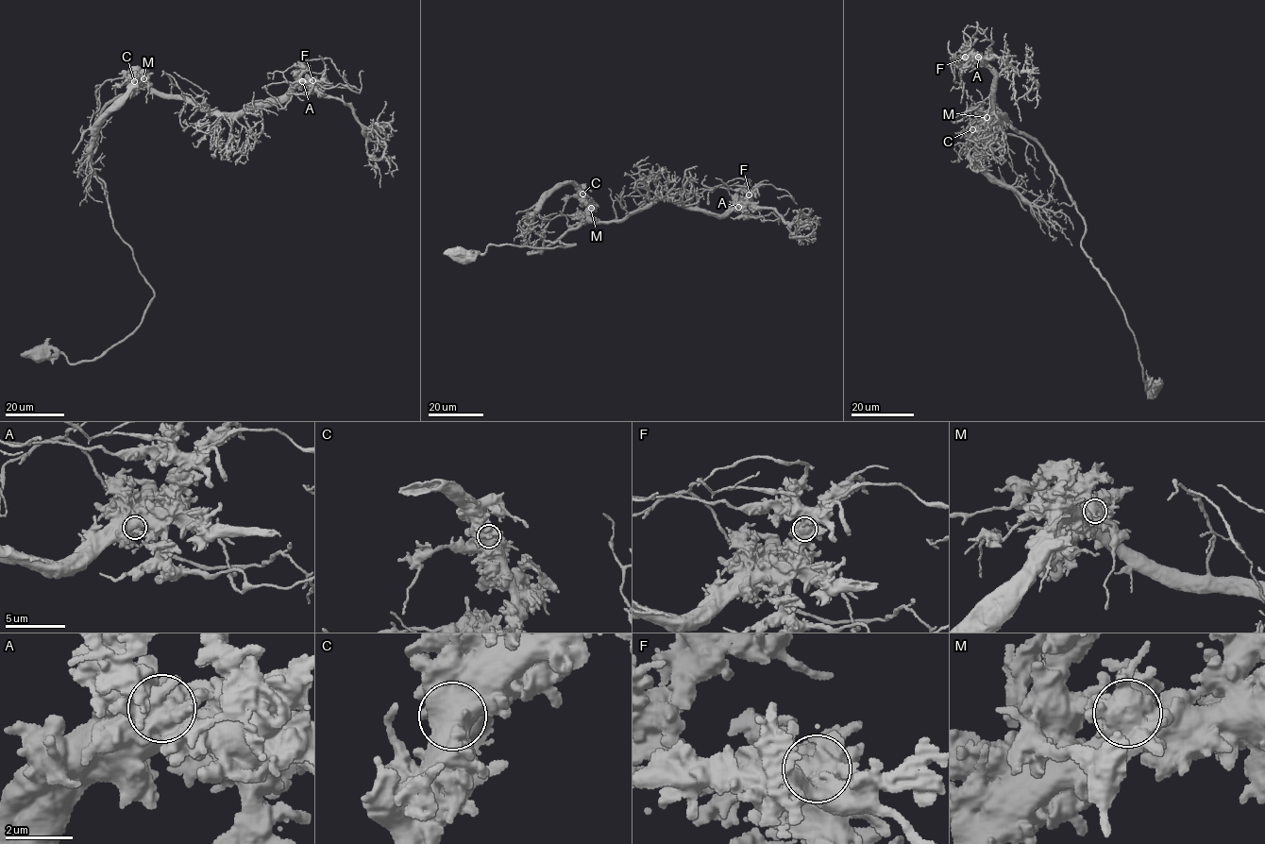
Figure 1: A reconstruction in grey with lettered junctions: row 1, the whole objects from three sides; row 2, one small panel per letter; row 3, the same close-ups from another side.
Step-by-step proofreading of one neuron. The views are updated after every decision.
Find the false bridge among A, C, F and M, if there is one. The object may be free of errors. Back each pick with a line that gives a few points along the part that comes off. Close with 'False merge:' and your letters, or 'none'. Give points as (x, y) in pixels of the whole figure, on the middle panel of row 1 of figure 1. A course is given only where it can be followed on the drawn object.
False merge: none

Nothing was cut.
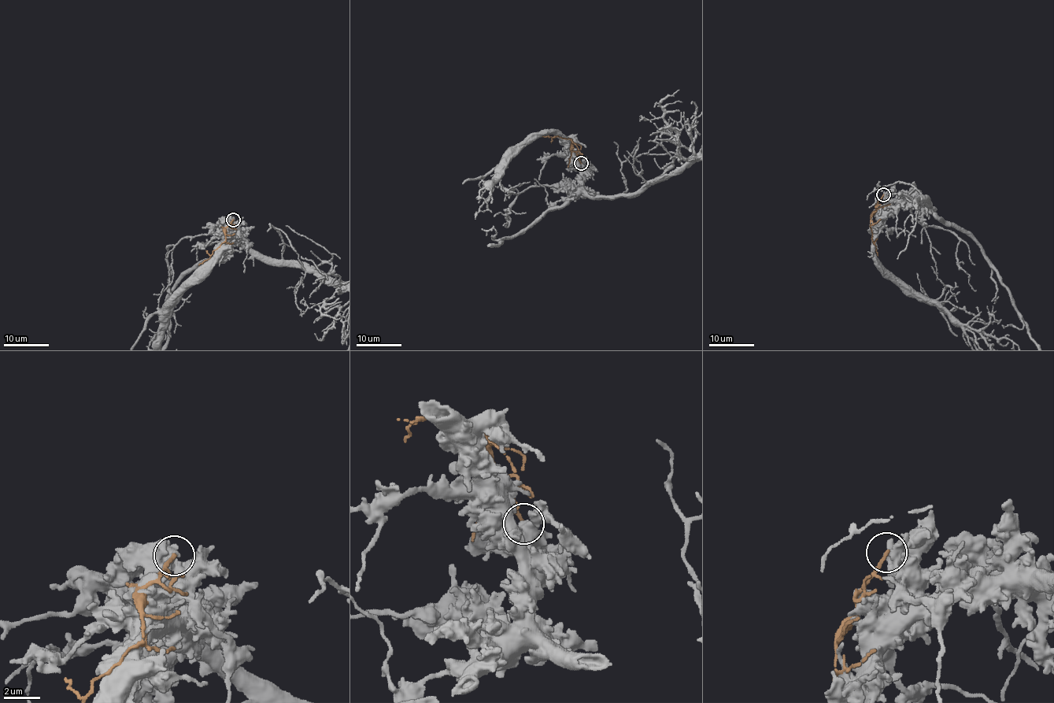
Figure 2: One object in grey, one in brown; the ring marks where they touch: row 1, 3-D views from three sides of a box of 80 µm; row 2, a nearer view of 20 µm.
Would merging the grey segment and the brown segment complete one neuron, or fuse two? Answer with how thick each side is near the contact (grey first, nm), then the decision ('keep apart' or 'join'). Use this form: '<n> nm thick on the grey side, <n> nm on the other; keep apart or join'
440 nm thick on the grey side, 190 nm on the other; keep apart

